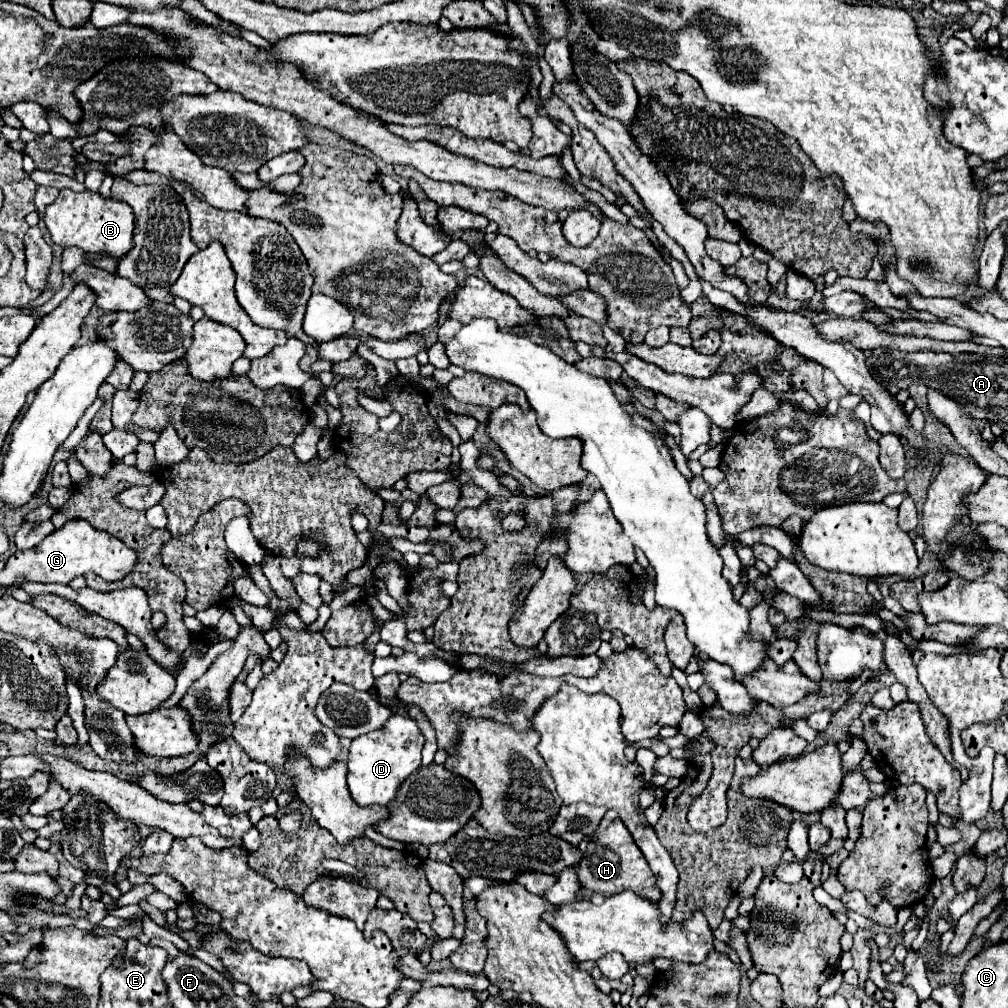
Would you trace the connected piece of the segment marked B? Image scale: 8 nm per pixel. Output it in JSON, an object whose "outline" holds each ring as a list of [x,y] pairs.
{"outline":[[[70,188],[60,190],[56,202],[46,208],[44,222],[50,230],[54,244],[68,248],[78,246],[84,252],[108,252],[116,258],[124,256],[132,248],[132,230],[134,230],[134,212],[126,202],[104,198],[100,192],[84,190],[74,192]]]}

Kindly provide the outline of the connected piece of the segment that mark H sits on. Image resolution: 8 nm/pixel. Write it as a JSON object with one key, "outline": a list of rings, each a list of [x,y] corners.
{"outline":[[[616,818],[604,834],[600,834],[594,842],[588,844],[586,854],[584,854],[582,862],[578,864],[578,878],[580,878],[582,888],[604,894],[604,896],[612,896],[612,894],[620,894],[624,890],[632,890],[632,892],[636,892],[644,898],[656,900],[656,902],[662,898],[662,890],[656,886],[654,872],[650,870],[646,858],[642,856],[632,834],[620,822],[620,818]]]}

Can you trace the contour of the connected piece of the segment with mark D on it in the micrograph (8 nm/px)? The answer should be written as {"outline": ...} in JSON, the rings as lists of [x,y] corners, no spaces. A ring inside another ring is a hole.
{"outline":[[[394,714],[382,728],[358,736],[350,744],[348,758],[348,788],[358,806],[388,806],[398,798],[398,790],[402,782],[420,768],[420,750],[424,746],[424,736],[412,718],[404,718]]]}

